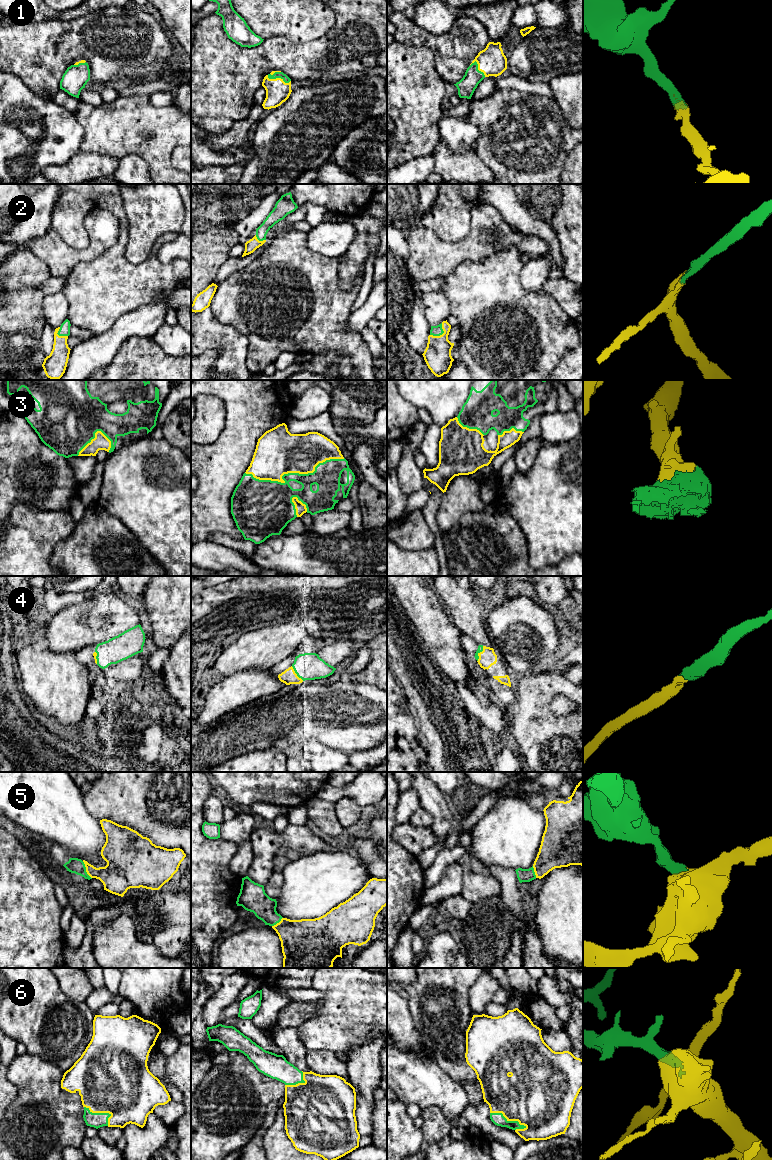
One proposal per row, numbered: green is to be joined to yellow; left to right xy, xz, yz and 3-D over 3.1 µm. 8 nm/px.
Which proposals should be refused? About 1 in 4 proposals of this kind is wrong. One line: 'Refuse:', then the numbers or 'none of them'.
Refuse: none of them

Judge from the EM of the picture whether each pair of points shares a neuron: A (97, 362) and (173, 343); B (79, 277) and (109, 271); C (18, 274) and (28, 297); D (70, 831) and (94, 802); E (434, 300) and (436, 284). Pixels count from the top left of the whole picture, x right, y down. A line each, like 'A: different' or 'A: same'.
A: different
B: same
C: same
D: different
E: different

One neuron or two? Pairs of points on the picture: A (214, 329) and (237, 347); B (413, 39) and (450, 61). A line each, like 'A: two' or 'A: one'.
A: one
B: one

